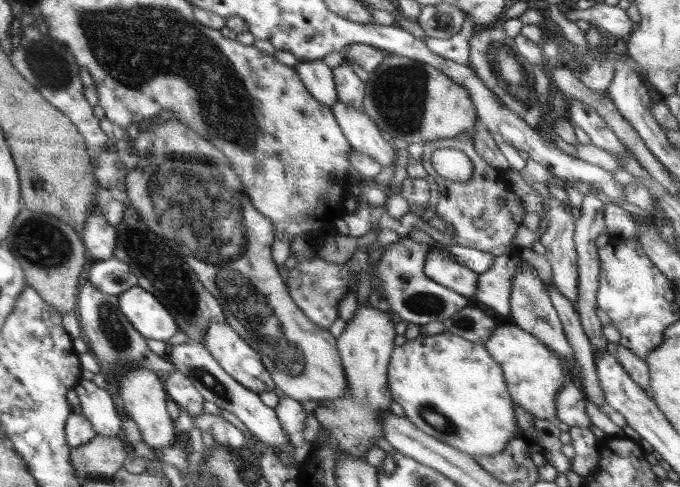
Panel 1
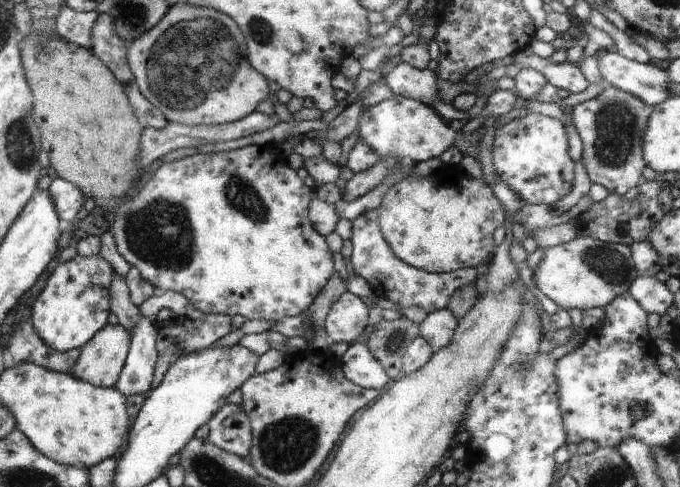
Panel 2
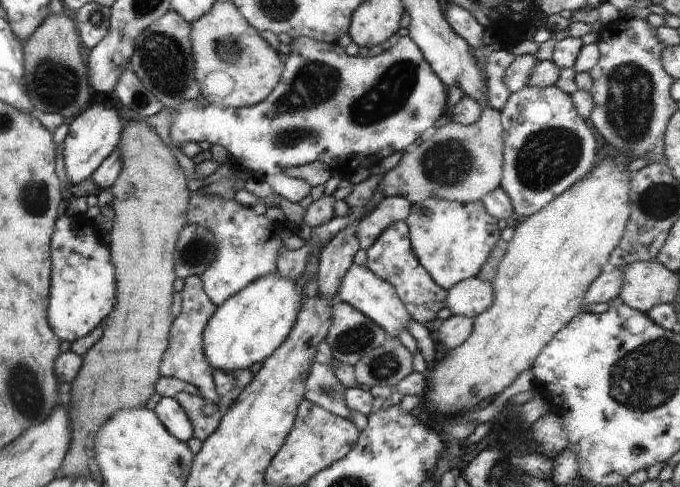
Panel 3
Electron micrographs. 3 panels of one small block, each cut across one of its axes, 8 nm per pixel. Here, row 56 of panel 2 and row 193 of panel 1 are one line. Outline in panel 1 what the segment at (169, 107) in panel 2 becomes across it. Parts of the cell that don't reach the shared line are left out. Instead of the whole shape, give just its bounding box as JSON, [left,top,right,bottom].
[125,119,347,402]

